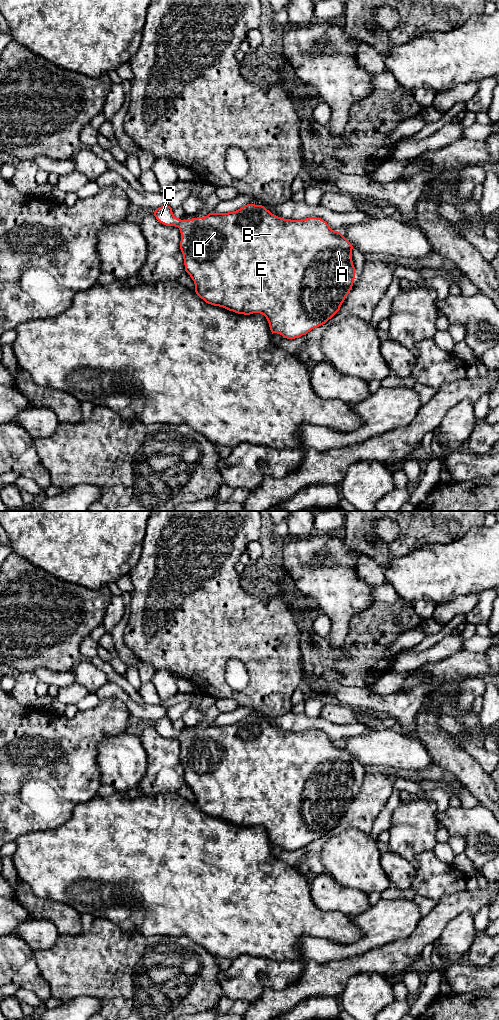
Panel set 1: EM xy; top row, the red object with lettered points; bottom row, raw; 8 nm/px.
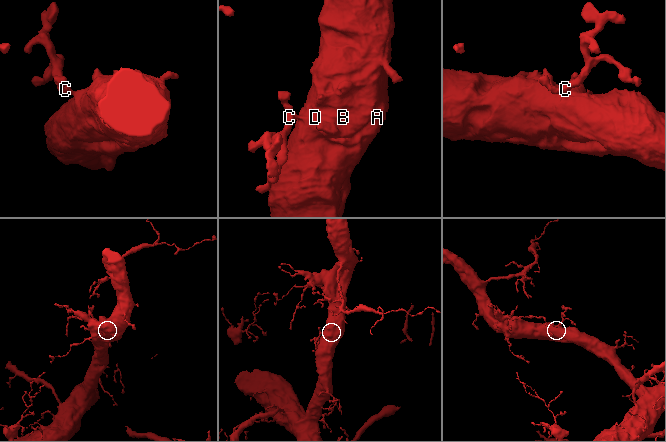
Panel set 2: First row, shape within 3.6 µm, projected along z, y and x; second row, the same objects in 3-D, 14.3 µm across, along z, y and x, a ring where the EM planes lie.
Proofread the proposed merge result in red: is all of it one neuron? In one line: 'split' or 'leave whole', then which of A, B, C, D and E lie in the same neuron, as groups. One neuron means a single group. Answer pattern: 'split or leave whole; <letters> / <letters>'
leave whole; A B C D E

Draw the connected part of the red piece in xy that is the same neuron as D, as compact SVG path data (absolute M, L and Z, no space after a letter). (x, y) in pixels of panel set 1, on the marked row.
M166 204L157 208L154 216L166 226L179 228L185 271L194 281L196 294L208 304L238 314L264 315L272 334L280 334L287 339L306 335L331 319L352 289L355 279L353 246L321 218L284 219L255 204L244 205L233 212L209 213L187 220L175 217L172 208Z

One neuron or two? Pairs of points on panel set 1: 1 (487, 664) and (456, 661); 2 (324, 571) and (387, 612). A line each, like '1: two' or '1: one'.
1: one
2: two

